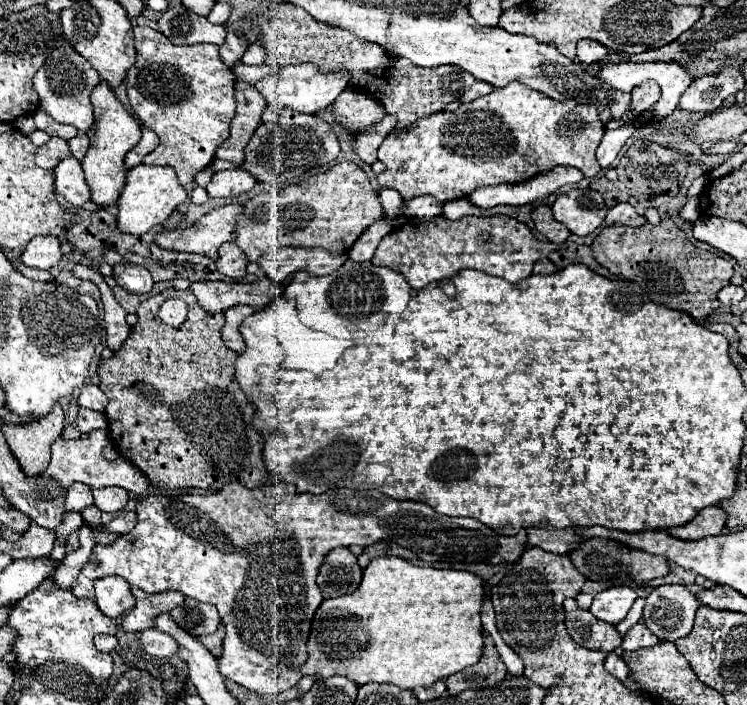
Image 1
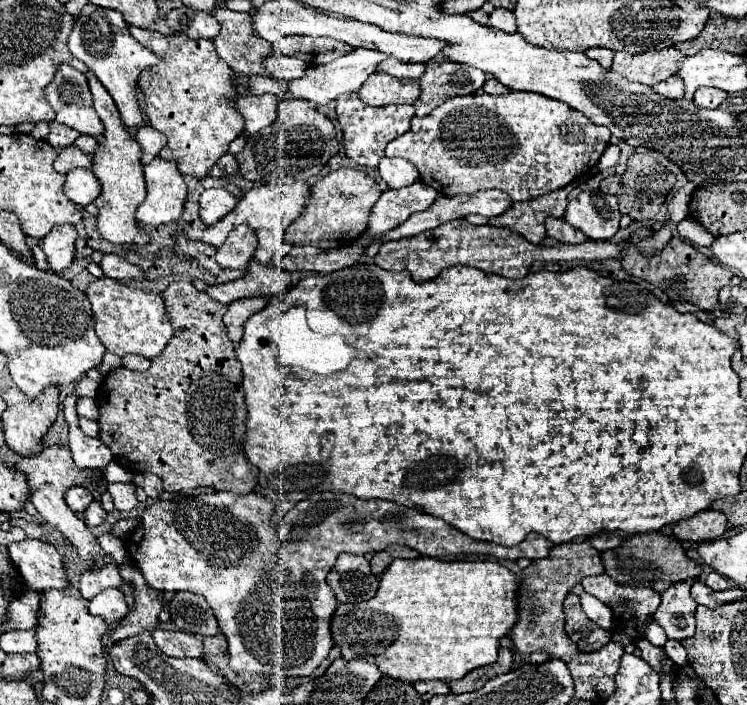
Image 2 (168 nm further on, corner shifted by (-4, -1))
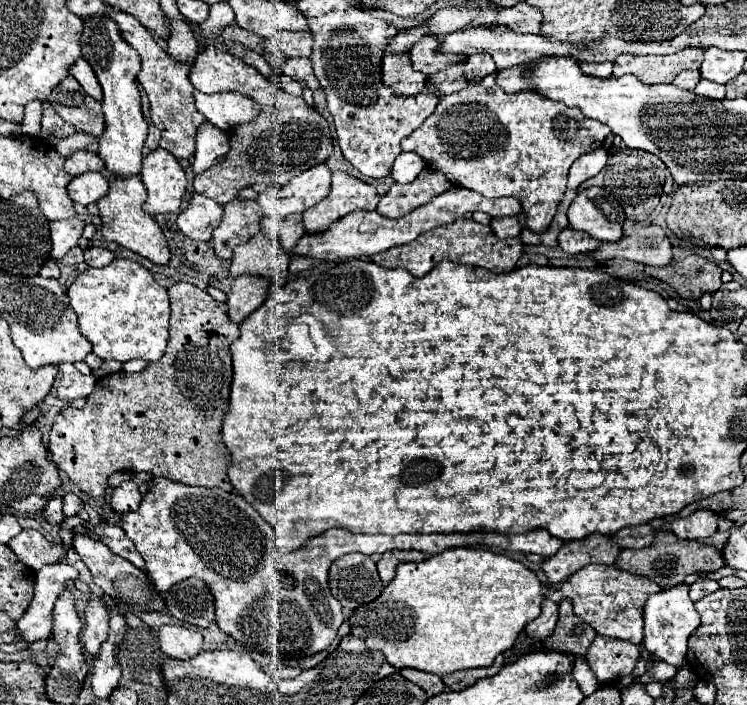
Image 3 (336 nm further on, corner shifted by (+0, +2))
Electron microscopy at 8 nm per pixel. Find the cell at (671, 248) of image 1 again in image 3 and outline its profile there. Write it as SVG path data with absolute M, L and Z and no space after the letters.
M673 246L673 262L667 266L645 266L645 274L667 282L685 300L699 300L705 292L713 294L723 284L719 264L681 246Z

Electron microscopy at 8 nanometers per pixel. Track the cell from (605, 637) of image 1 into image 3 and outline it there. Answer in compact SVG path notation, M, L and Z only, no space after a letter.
M563 598L559 602L559 622L555 632L543 642L545 648L549 650L559 650L559 652L571 652L575 656L585 656L589 644L595 640L597 632L583 622L579 616L573 612L573 602L569 598Z

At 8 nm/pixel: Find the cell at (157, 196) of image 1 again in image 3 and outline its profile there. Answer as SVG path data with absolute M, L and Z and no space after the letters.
M157 148L143 158L141 180L147 188L147 202L143 204L143 210L149 216L179 210L187 188L187 176L171 152Z

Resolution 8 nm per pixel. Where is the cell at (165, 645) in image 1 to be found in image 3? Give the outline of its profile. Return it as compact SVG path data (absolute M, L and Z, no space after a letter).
M159 626L157 628L159 646L169 658L189 660L201 652L203 636L195 628L185 626Z

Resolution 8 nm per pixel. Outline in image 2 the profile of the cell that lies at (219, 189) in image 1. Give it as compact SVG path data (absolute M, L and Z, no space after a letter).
M223 187L203 189L203 193L199 197L199 205L201 205L199 217L205 225L215 225L235 207L235 203L237 203L237 199Z

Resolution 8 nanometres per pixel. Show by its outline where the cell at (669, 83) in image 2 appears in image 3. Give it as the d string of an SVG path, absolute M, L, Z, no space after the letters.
M685 70L679 76L675 76L675 80L671 84L677 88L683 88L683 90L693 90L699 80L701 80L699 70Z

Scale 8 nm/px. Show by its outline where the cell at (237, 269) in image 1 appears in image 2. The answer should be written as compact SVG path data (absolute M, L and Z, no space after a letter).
M247 225L229 231L225 243L217 249L215 261L225 269L247 269L249 259L257 249L257 235Z

